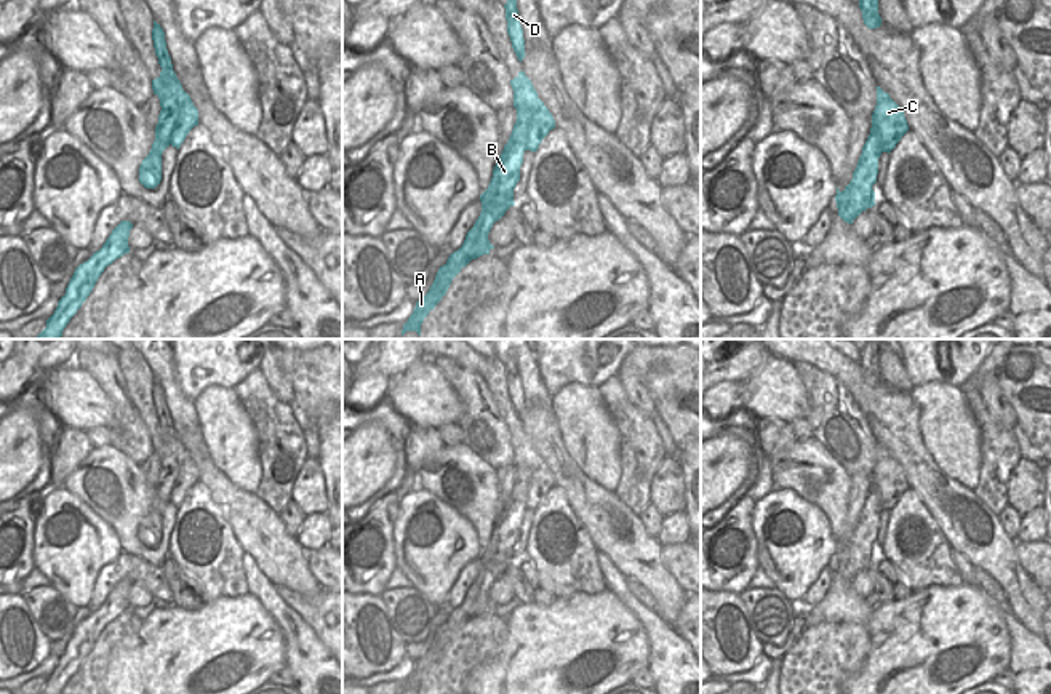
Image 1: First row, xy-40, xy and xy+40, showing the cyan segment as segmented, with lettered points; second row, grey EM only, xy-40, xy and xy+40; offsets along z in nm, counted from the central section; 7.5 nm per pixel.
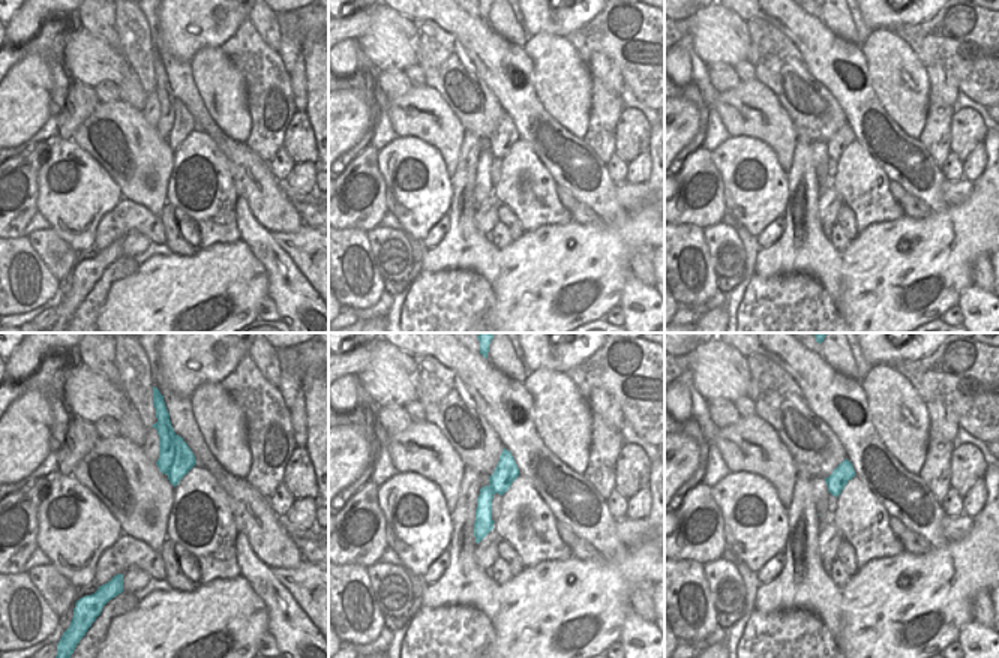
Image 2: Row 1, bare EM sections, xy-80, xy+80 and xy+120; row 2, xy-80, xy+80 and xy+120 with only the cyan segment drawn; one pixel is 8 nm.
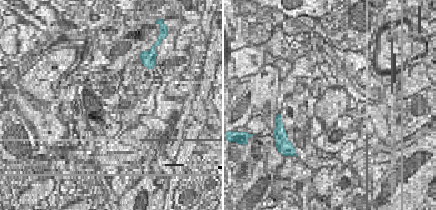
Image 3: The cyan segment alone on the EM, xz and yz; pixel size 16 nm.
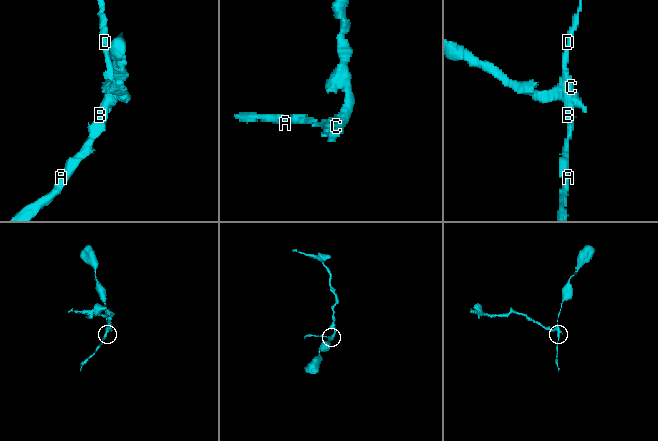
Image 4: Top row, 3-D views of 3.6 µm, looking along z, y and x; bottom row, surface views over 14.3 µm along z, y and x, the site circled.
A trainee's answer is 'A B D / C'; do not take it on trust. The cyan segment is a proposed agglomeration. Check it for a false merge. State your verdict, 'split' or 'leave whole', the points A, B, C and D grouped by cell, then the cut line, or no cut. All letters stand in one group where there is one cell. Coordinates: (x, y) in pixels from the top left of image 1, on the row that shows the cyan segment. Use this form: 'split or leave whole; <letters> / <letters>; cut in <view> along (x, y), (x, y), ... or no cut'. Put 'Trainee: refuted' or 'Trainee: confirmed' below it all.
split; A B D / C; cut in xy-40 along (181, 87), (179, 117), (170, 143)
Trainee: confirmed

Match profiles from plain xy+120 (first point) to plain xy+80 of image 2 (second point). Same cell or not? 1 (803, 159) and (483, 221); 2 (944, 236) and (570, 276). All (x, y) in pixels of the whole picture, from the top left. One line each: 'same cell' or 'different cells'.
1: different cells
2: same cell

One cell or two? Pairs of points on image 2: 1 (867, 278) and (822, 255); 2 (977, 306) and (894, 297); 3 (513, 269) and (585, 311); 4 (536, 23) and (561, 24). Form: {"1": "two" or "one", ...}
{"1": "two", "2": "two", "3": "one", "4": "one"}

